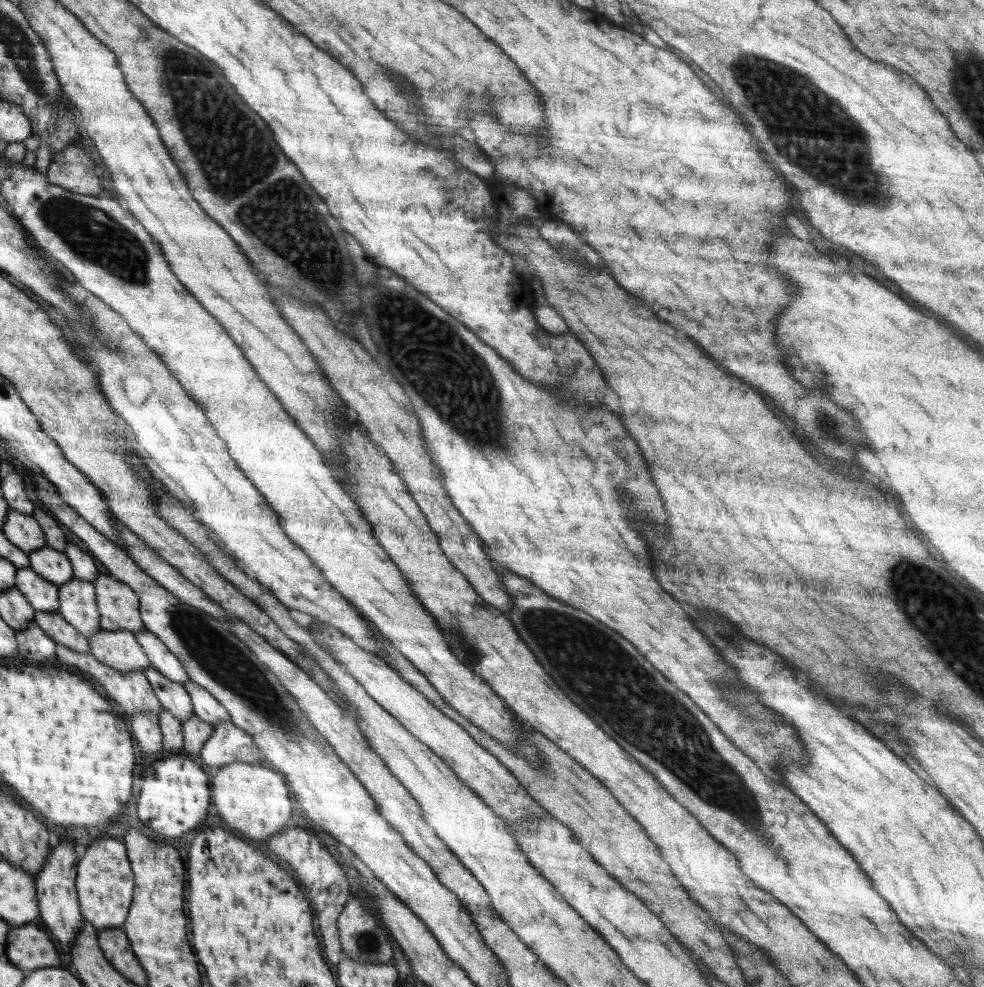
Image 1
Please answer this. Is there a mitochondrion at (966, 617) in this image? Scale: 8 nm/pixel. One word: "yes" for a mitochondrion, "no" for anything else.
yes

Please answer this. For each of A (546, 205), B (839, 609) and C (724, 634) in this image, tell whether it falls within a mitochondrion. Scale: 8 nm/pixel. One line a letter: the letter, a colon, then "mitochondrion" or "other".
A: other
B: mitochondrion
C: mitochondrion

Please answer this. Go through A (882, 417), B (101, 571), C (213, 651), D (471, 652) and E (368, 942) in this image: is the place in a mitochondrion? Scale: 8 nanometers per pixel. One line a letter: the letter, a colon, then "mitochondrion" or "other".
A: other
B: other
C: mitochondrion
D: mitochondrion
E: mitochondrion

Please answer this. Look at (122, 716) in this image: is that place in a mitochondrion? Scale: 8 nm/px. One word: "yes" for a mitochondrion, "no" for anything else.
no

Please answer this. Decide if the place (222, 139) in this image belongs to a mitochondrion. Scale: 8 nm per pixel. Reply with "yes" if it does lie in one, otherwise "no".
yes

